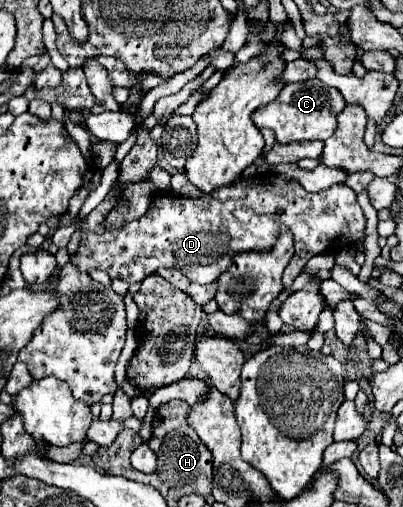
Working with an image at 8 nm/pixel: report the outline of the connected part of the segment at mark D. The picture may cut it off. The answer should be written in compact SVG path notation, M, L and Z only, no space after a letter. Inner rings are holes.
M272 172L256 174L252 178L240 178L236 184L228 188L220 188L212 194L202 194L198 198L180 196L174 192L154 192L154 198L150 202L150 208L144 218L122 224L120 230L106 230L104 234L82 234L78 250L70 256L72 262L80 268L80 272L88 272L90 268L100 268L108 272L110 278L120 278L126 282L142 282L146 276L154 274L158 268L176 268L176 270L188 270L188 280L196 284L210 284L214 282L228 264L232 264L232 256L236 252L248 252L248 250L268 250L276 242L276 236L280 232L280 226L288 226L294 234L294 246L296 256L290 262L290 276L284 276L284 288L290 288L294 278L302 272L304 264L324 250L334 248L348 248L356 242L362 242L366 238L364 226L366 218L362 214L360 204L356 202L356 194L352 188L344 184L332 186L328 192L310 194L306 192L300 182L296 180L284 180ZM132 226L148 228L152 232L136 232Z

